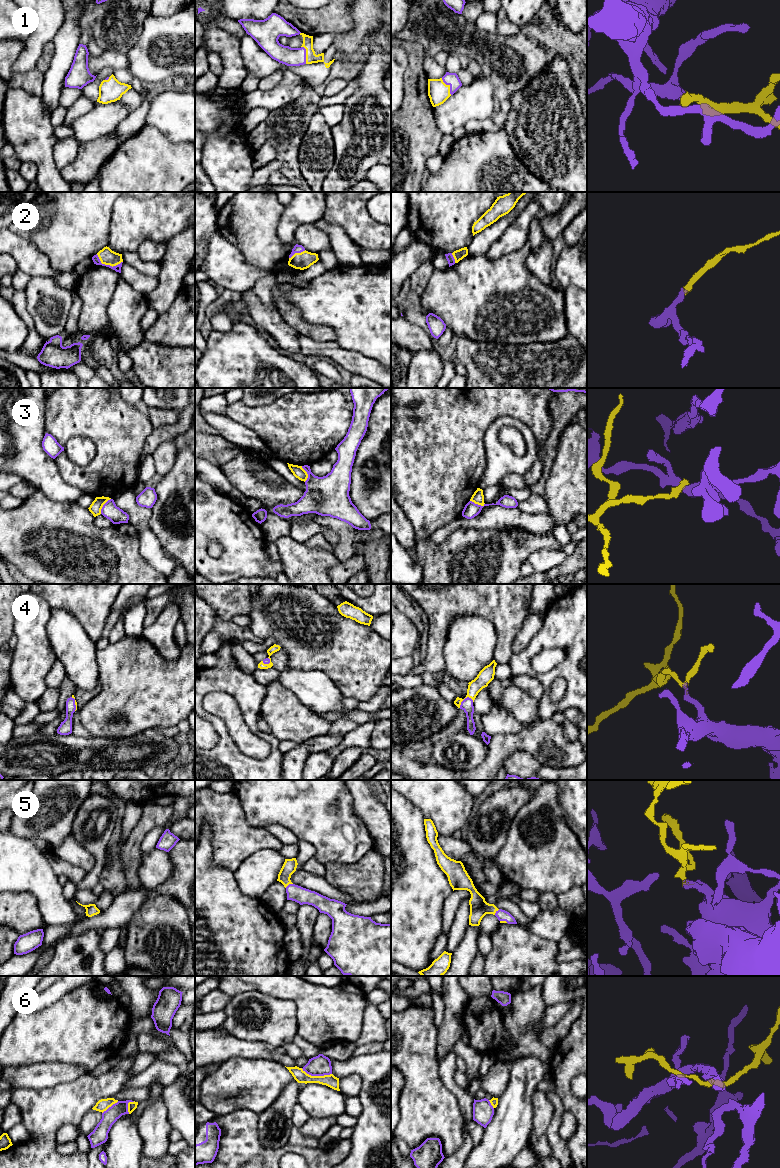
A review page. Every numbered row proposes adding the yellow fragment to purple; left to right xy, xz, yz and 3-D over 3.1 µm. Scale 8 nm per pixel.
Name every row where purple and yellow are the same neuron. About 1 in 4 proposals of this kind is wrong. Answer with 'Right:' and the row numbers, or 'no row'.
Right: 1, 2, 4, 5

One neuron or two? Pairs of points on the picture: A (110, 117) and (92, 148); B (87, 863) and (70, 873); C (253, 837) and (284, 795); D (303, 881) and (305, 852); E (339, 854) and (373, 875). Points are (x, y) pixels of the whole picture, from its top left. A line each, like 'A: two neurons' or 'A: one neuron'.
A: two neurons
B: two neurons
C: two neurons
D: two neurons
E: two neurons

